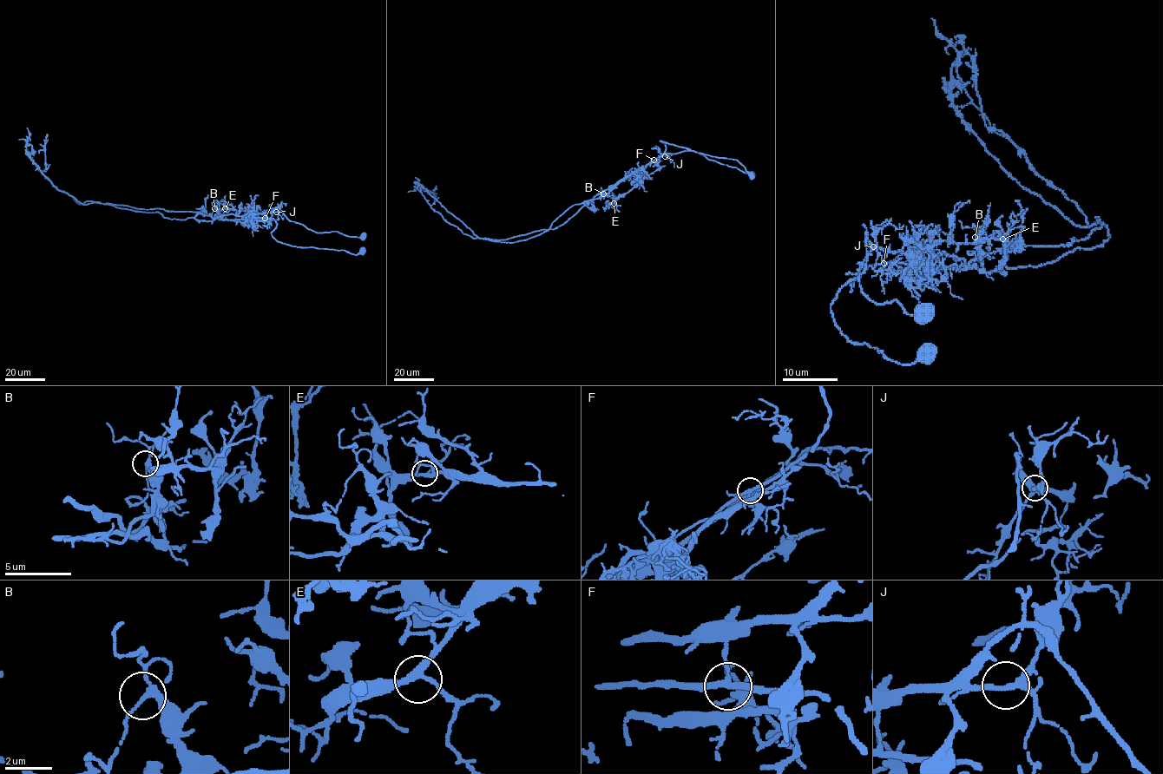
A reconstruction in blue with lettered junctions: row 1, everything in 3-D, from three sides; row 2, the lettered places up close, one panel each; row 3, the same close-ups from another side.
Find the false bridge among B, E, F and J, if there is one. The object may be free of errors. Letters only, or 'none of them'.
F

